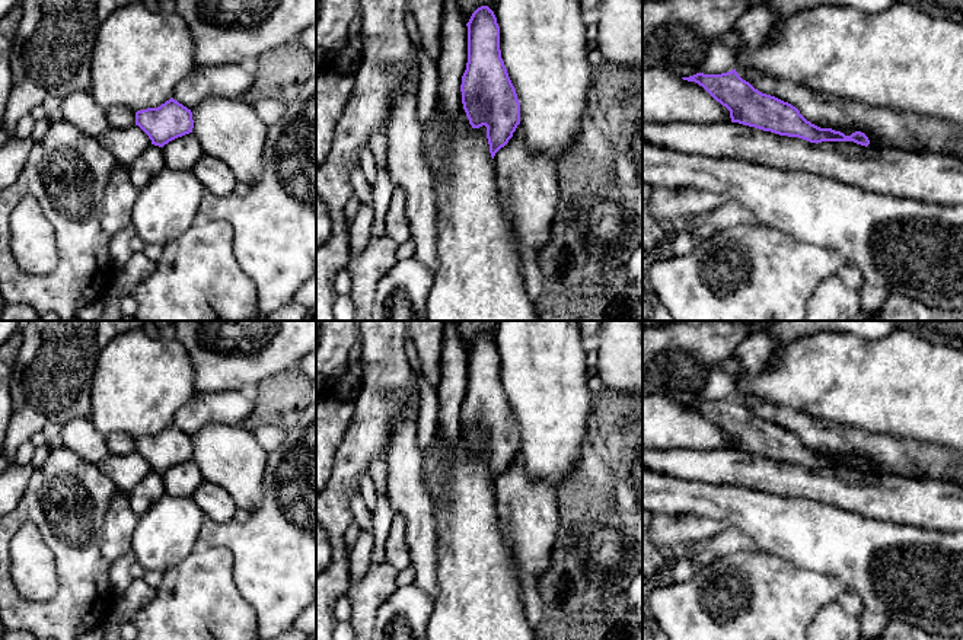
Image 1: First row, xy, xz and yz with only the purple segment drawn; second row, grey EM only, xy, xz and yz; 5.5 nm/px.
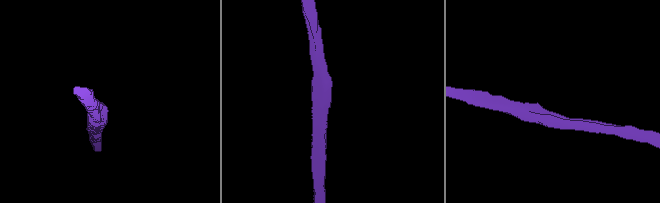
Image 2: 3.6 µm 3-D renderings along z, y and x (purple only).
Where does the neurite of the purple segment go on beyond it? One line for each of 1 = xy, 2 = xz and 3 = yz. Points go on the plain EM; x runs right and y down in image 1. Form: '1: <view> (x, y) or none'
1: none
2: none
3: none

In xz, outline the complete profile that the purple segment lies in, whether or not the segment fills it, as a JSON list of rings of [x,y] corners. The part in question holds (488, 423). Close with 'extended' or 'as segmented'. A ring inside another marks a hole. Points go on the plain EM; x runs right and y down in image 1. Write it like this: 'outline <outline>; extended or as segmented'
outline [[[488,332],[478,334],[472,340],[466,353],[468,353],[468,389],[460,411],[462,430],[472,455],[479,455],[482,452],[487,453],[490,480],[491,484],[494,485],[495,480],[508,469],[517,452],[520,450],[520,429],[517,426],[516,415],[508,404],[507,395],[501,385],[500,353],[497,350],[494,338]]]; as segmented

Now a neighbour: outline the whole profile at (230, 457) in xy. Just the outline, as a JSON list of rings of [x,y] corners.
[[[210,423],[191,439],[204,481],[223,487],[237,509],[255,512],[264,497],[267,452],[253,434],[240,424]]]

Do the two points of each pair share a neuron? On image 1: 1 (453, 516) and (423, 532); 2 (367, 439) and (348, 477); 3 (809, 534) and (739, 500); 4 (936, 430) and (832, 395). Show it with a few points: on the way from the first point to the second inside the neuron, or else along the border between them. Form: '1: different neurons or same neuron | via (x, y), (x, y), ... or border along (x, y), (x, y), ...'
1: different neurons | border along (429, 493), (433, 502), (436, 562)
2: same neuron | via (359, 448), (348, 468)
3: same neuron | via (791, 528), (771, 524), (756, 515)
4: same neuron | via (909, 404), (901, 395), (858, 395)

